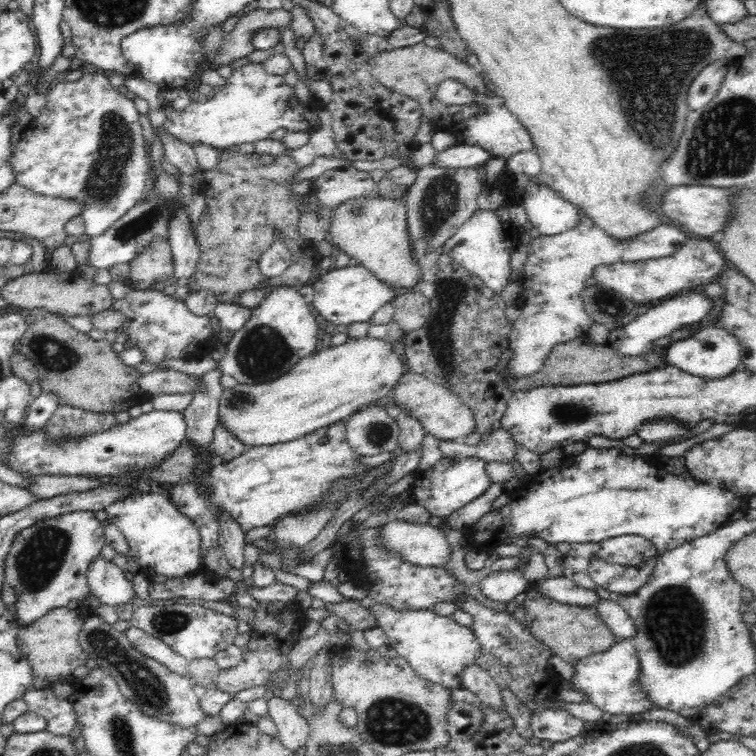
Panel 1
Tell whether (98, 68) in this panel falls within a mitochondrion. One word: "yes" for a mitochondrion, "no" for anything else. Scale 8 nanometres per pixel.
no

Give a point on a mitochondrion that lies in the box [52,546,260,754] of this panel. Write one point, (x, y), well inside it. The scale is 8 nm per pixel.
(147, 686)

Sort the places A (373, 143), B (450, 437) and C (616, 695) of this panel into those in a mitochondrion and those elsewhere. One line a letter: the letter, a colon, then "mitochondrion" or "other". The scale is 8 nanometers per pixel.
A: other
B: other
C: other

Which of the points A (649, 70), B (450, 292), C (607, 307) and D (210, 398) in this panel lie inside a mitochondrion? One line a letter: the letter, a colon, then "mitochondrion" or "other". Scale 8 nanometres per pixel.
A: mitochondrion
B: mitochondrion
C: mitochondrion
D: other

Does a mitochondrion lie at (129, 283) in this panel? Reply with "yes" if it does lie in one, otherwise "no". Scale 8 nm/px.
no

